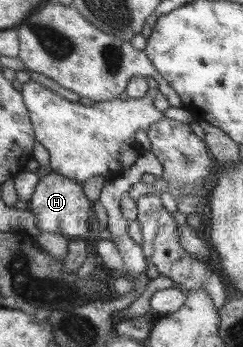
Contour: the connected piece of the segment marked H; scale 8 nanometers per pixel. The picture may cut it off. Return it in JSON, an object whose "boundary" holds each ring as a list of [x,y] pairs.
{"boundary":[[[51,171],[47,176],[39,179],[28,207],[28,211],[36,216],[36,225],[39,229],[61,233],[69,240],[89,236],[90,229],[87,220],[92,211],[89,198],[83,193],[82,183]]]}

